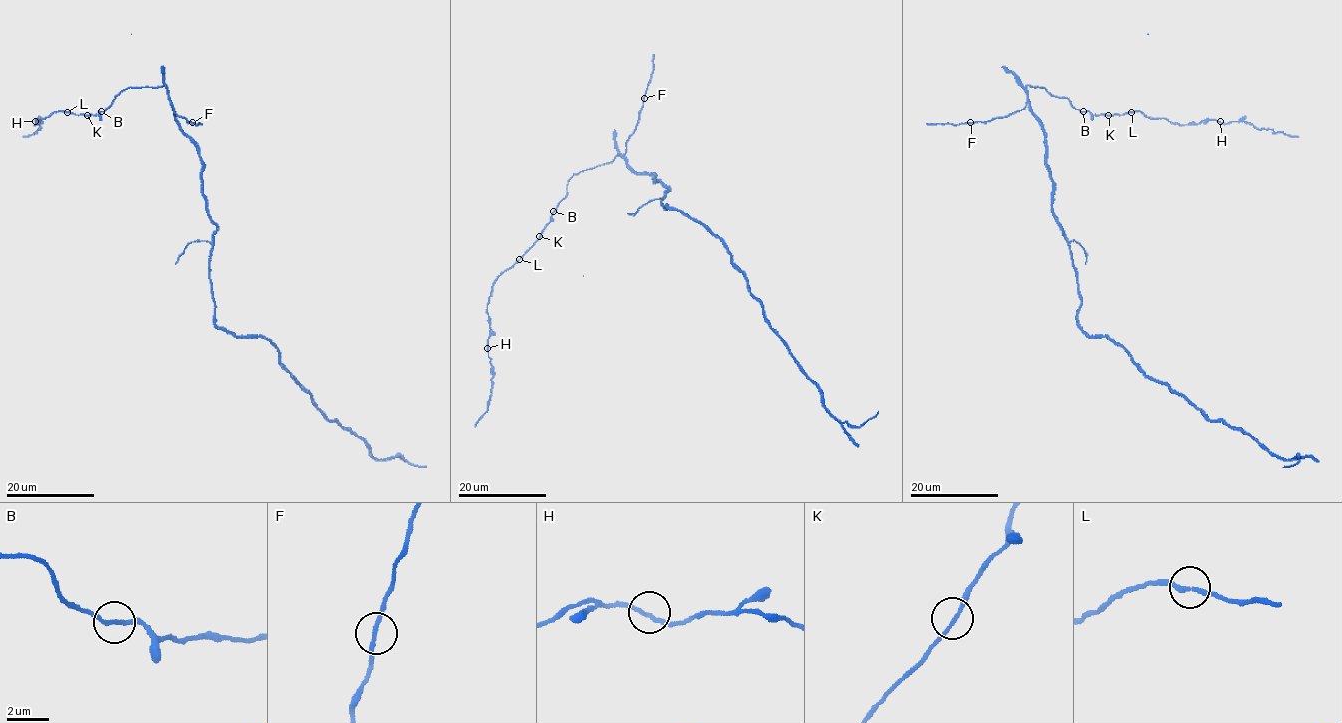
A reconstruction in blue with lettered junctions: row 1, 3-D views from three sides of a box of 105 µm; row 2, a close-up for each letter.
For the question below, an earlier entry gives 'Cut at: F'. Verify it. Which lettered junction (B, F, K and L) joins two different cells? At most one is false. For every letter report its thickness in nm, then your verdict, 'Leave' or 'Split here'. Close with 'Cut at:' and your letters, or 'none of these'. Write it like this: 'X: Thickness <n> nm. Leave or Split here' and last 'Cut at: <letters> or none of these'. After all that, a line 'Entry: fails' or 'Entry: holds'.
B: Thickness 190 nm. Leave
F: Thickness 200 nm. Leave
K: Thickness 180 nm. Leave
L: Thickness 190 nm. Leave
Cut at: none of these
Entry: fails

